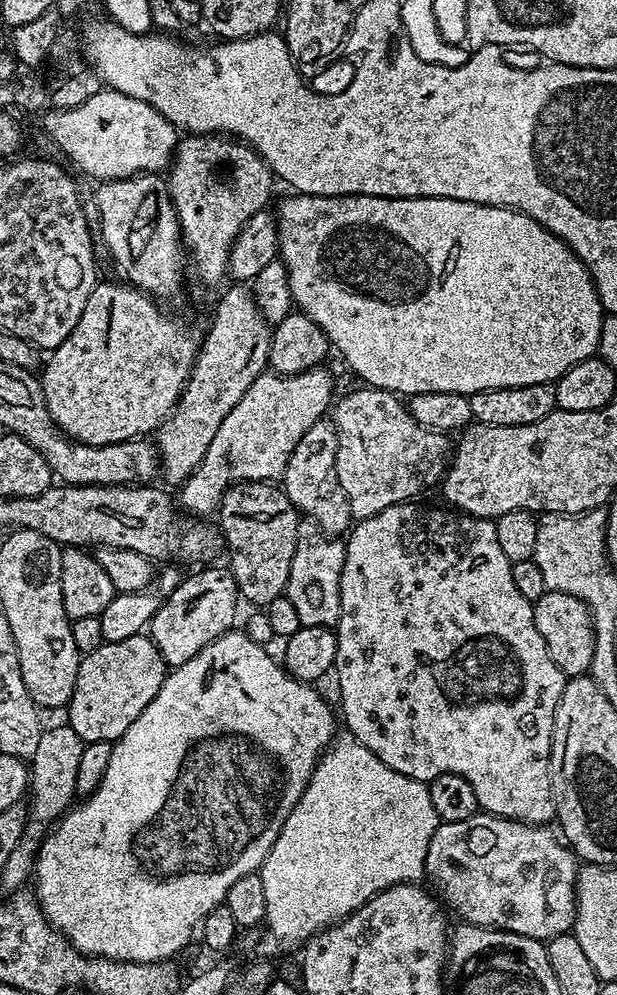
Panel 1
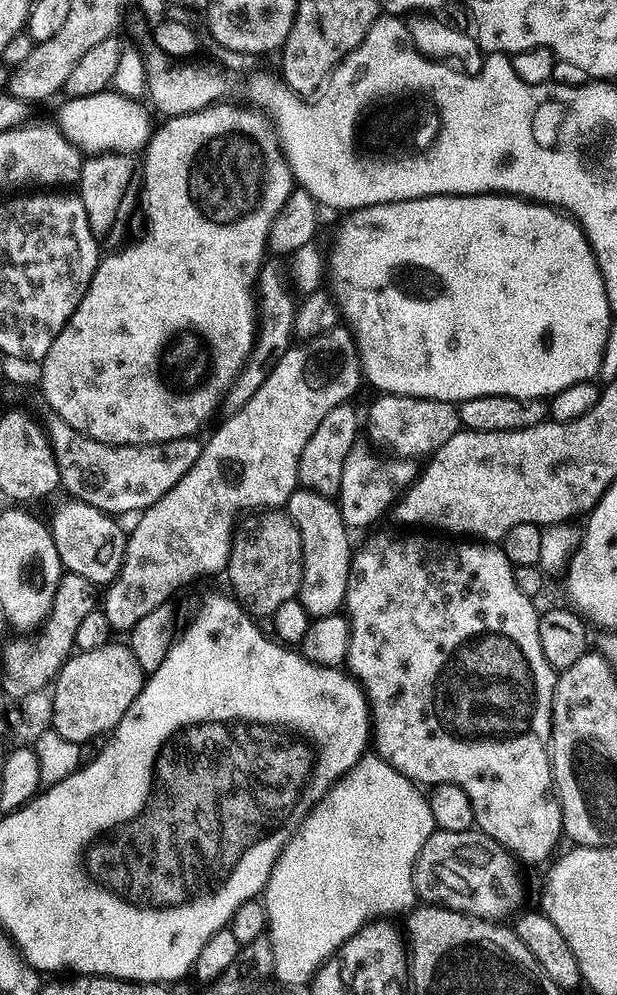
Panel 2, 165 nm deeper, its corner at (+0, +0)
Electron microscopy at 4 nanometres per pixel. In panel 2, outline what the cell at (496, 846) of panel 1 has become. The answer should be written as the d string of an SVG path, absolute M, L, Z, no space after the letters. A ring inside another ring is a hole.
M433 832L422 846L414 866L416 895L425 905L453 908L468 916L499 921L520 900L517 861L485 832Z

